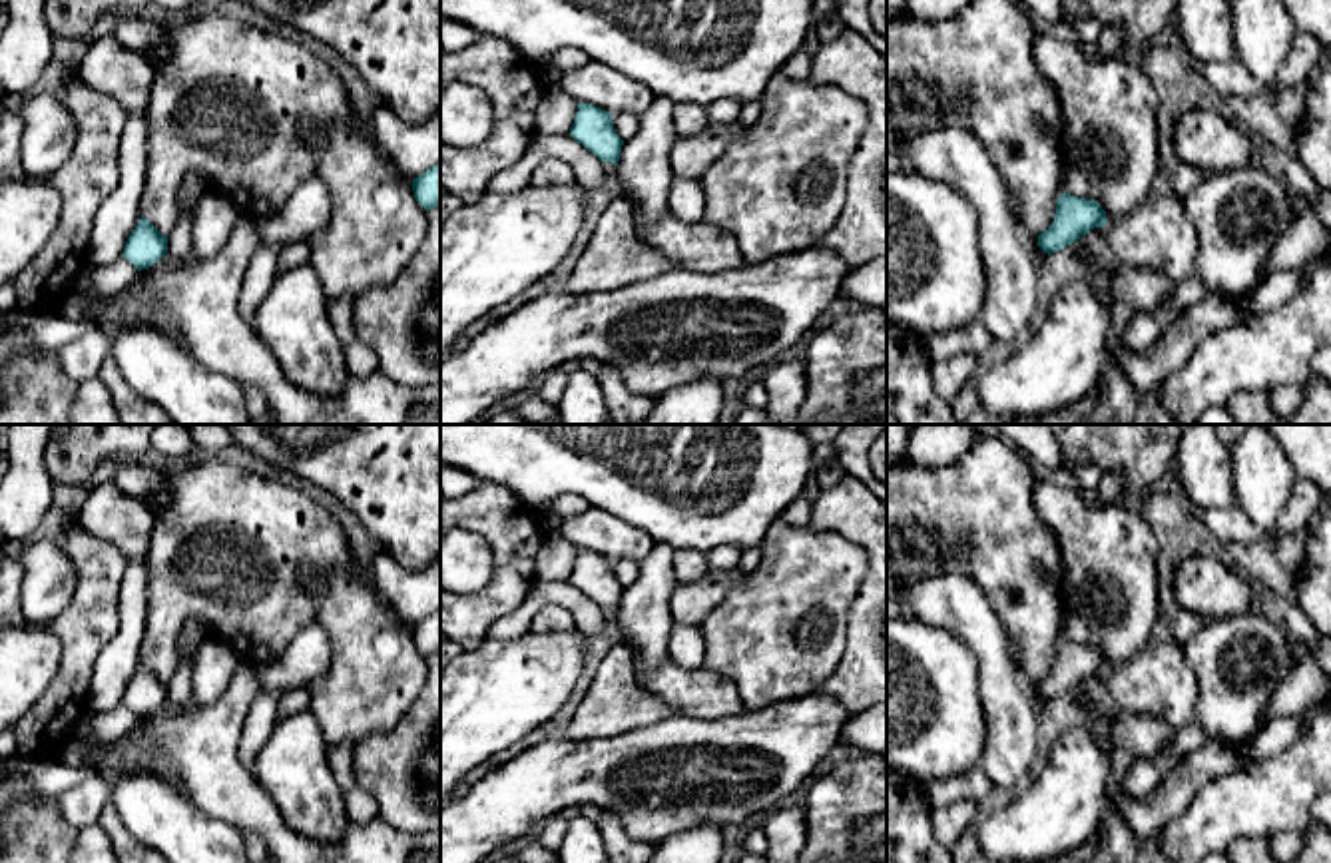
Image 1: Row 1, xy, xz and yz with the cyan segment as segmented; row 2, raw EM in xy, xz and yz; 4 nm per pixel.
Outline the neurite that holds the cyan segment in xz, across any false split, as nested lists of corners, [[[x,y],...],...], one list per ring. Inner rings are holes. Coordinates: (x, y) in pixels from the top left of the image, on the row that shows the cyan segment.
[[[578,102],[570,136],[600,161],[618,165],[624,140],[616,134],[610,112]]]

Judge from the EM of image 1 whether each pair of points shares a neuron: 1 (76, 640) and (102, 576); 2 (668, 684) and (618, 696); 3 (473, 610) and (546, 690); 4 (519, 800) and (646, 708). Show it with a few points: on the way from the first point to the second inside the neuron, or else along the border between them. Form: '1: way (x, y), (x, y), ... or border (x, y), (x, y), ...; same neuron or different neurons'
1: way (90, 624), (96, 592); same neuron
2: border (642, 686), (682, 712); different neurons
3: border (487, 636), (477, 646), (463, 650); different neurons
4: border (652, 724), (610, 736), (564, 738); different neurons

